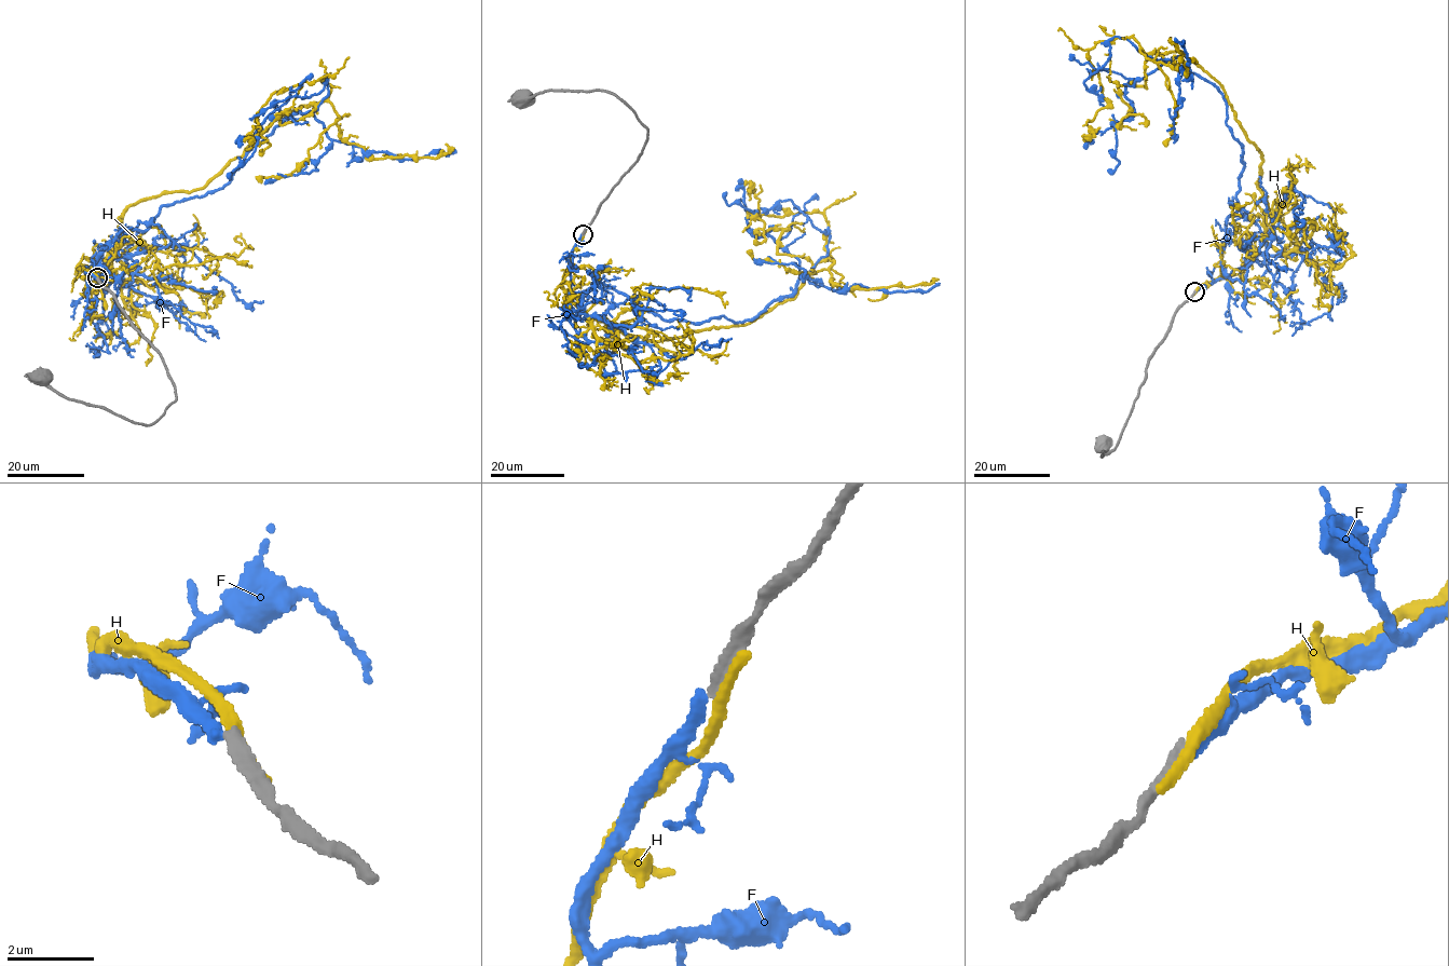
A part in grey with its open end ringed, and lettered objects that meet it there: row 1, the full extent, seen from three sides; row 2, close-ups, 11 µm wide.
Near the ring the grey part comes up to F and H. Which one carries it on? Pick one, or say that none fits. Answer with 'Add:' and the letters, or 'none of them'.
Add: none of them

